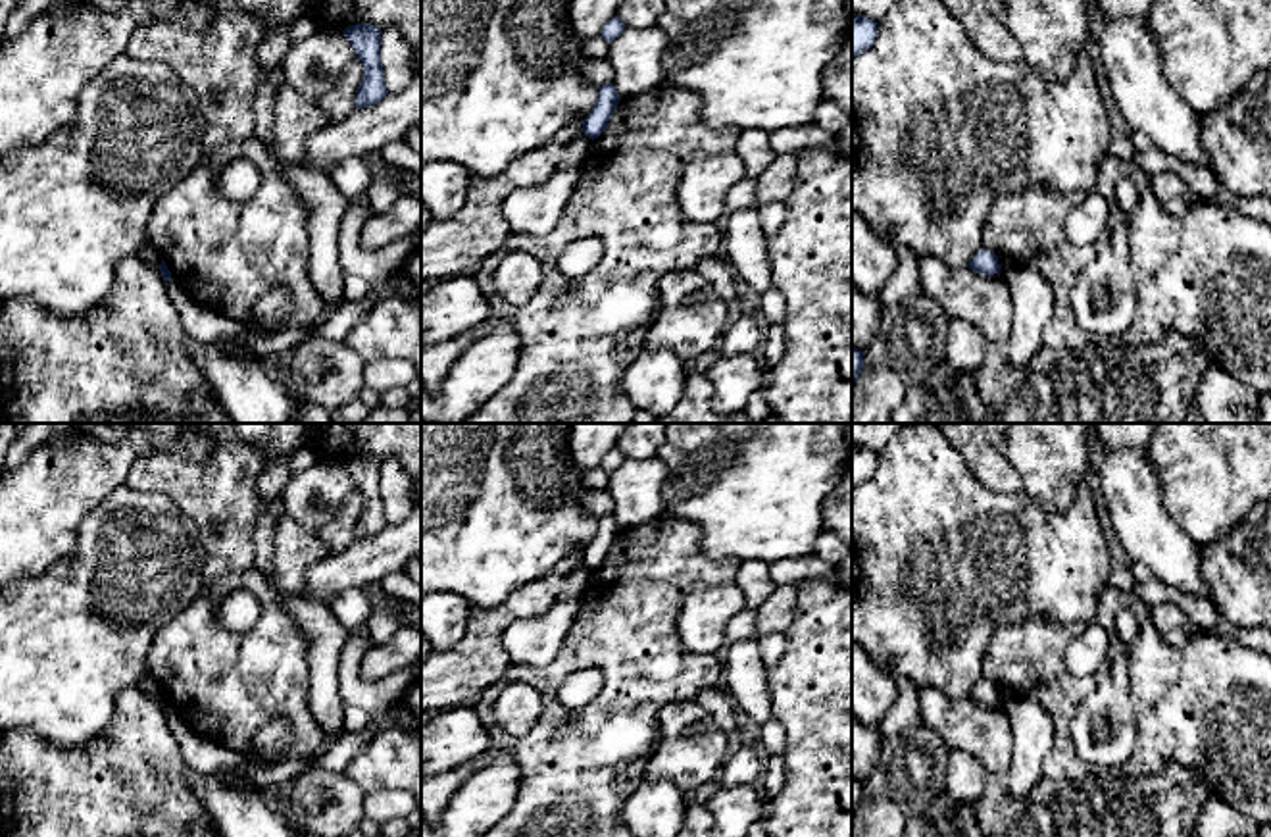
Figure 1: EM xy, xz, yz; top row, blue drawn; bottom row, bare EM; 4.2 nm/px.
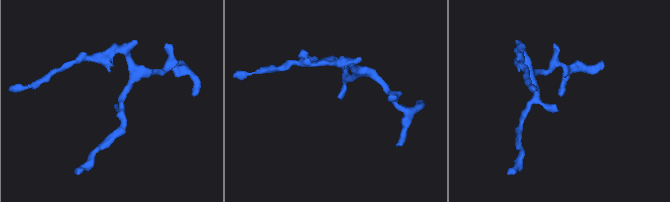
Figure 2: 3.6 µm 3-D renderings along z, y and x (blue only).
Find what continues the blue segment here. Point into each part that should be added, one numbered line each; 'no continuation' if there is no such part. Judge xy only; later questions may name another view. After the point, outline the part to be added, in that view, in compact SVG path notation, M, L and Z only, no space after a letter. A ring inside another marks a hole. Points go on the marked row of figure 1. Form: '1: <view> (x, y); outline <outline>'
no continuation

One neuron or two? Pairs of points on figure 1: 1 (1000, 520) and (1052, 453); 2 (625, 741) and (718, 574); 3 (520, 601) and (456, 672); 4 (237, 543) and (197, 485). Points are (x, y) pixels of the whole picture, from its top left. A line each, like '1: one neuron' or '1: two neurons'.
1: two neurons
2: one neuron
3: one neuron
4: one neuron

